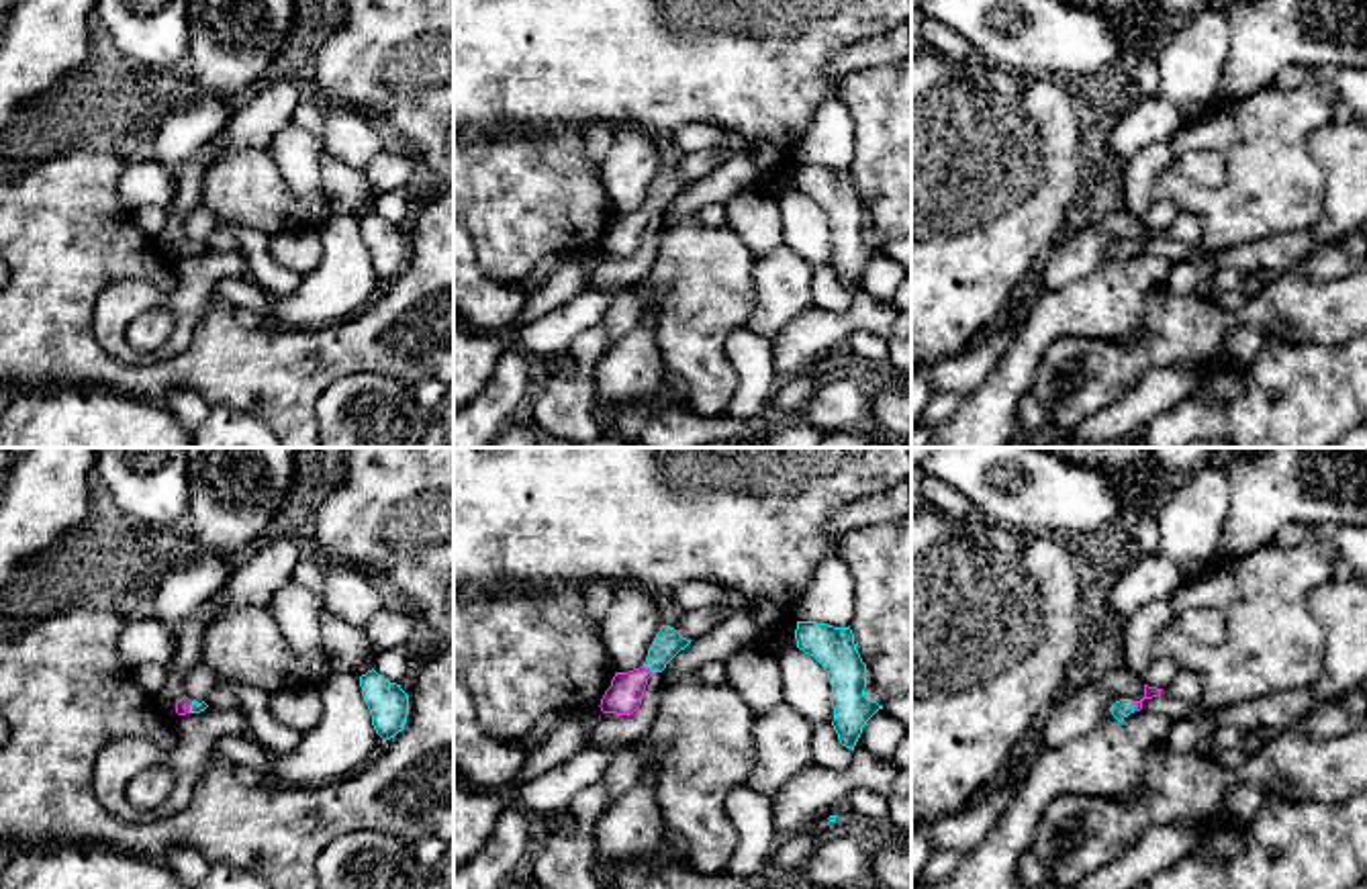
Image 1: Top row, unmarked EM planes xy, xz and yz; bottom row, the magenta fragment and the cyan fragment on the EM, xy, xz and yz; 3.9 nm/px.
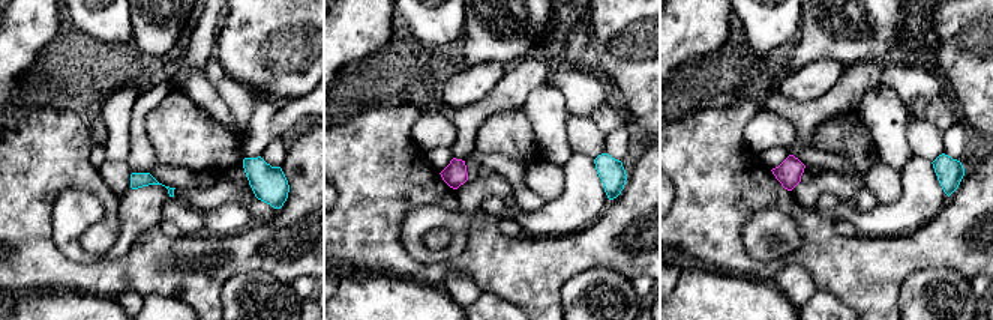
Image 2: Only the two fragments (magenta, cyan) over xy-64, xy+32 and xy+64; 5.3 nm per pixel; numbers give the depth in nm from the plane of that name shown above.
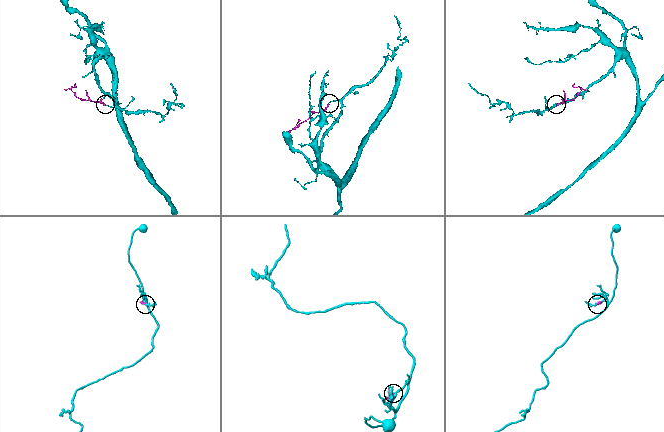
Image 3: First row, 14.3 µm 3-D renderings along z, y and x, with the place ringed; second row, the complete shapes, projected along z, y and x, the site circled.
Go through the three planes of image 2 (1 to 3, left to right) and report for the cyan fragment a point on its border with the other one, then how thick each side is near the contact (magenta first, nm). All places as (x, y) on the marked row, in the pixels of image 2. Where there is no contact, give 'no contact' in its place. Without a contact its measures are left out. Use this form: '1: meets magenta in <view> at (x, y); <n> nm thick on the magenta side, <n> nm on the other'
1: no contact
2: no contact
3: no contact

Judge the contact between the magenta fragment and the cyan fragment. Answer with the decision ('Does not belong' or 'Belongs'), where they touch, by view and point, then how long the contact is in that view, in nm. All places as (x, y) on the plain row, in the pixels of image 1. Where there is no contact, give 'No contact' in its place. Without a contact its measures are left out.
Belongs. Touches magenta at yz (1133, 246). Shared border 40 nm

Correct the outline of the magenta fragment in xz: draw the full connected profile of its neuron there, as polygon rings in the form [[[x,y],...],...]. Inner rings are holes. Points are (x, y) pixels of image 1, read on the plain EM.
[[[662,168],[648,192],[646,204],[629,215],[615,215],[611,229],[601,241],[601,253],[631,258],[642,247],[648,221],[654,215],[662,215],[689,186],[691,182],[682,180],[674,170]]]

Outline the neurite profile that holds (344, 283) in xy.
[[[331,215],[319,229],[321,262],[298,288],[272,298],[270,323],[290,329],[325,329],[362,313],[384,286],[372,268],[360,219]]]

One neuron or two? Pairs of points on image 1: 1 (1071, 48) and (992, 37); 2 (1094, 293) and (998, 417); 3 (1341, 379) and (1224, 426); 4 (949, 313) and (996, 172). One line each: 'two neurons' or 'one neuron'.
1: one neuron
2: one neuron
3: one neuron
4: one neuron

